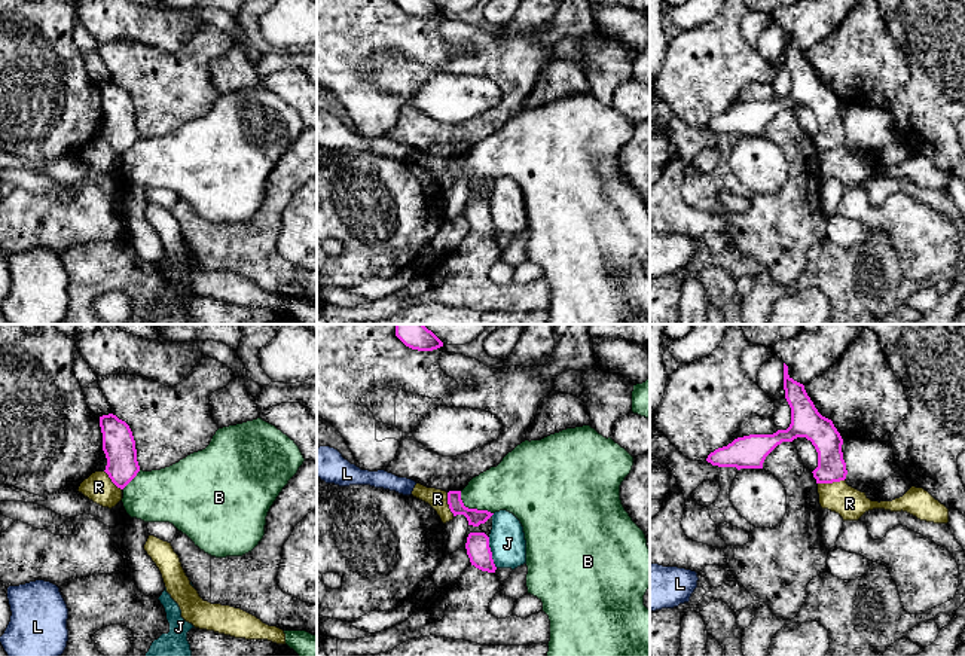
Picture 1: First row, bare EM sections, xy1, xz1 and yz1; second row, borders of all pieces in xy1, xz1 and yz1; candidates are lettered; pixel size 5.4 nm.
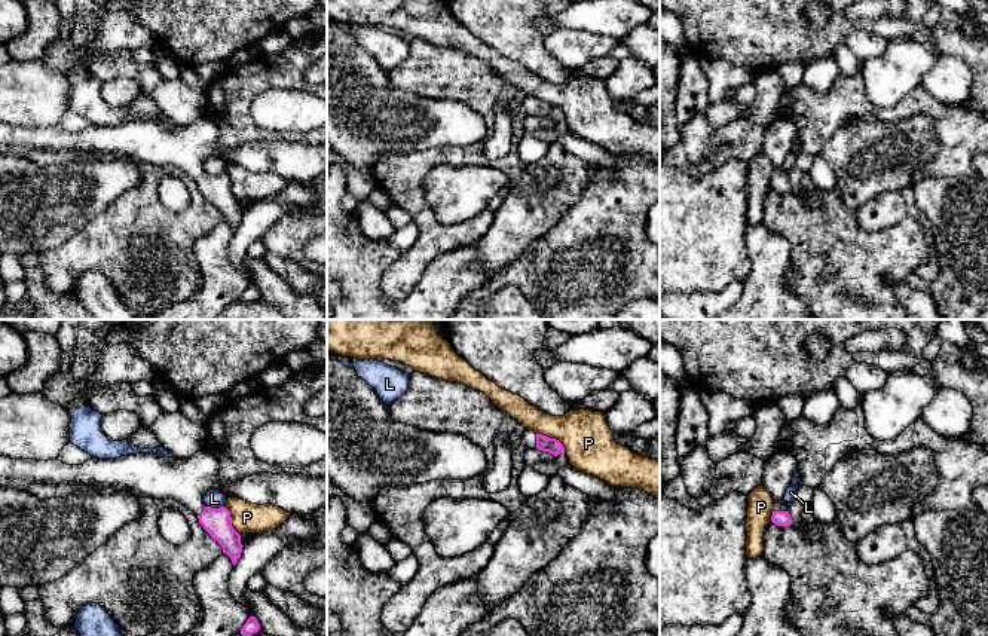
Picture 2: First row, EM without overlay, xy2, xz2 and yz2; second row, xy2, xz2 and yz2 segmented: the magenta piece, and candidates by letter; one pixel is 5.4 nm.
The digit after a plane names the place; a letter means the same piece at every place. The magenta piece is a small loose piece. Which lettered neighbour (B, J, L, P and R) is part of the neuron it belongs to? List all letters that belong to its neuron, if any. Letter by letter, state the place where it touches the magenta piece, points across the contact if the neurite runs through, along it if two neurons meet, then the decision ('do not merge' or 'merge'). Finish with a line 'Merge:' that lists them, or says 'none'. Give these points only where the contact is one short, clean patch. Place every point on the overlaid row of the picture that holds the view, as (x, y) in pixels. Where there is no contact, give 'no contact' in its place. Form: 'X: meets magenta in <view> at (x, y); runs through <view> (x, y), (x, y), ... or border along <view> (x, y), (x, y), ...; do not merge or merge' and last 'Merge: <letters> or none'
B: meets magenta in xz1 at (472, 509); do not merge
J: meets magenta in xz1 at (491, 552); border along xz1 (488, 537), (491, 558), (497, 567); do not merge
L: meets magenta in xy2 at (216, 508); do not merge
P: meets magenta in xz2 at (553, 439); border along xz2 (537, 433), (554, 437), (565, 452); do not merge
R: meets magenta in yz1 at (830, 482); do not merge
Merge: none

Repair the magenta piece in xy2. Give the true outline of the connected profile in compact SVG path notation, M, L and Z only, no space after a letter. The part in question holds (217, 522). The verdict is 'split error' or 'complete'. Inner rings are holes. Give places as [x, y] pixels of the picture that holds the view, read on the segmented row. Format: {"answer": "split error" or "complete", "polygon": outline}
{"answer": "split error", "polygon": "M202 450L190 458L160 458L150 453L126 455L116 459L95 459L82 465L67 465L58 459L10 459L0 456L0 487L28 490L33 484L70 484L98 486L103 490L123 490L138 498L174 499L193 511L204 529L217 541L223 553L236 565L242 553L241 535L232 526L230 511L226 507L211 508L204 502L204 495L209 490L220 490L227 498L239 498L251 504L272 504L288 513L315 514L327 505L327 477L306 477L300 473L260 473L241 478L232 484L221 484L220 464L217 458Z"}

